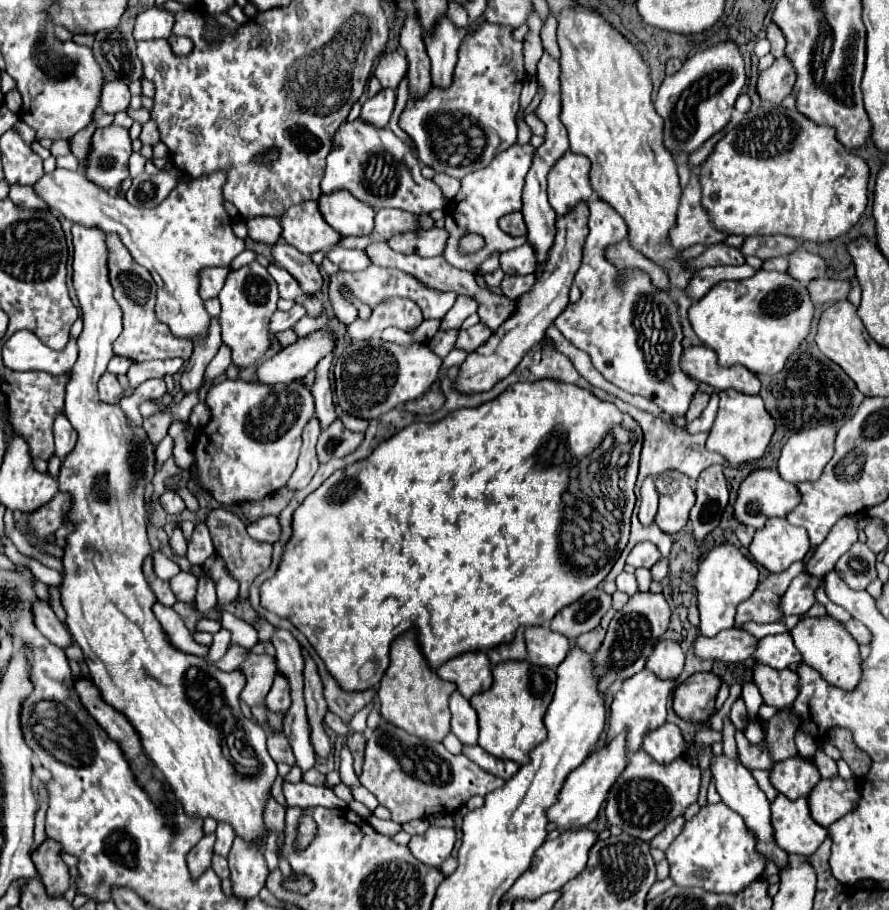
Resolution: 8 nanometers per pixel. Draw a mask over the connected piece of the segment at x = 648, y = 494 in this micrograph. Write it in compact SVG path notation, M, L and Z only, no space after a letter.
M654 477L644 479L644 483L640 487L640 497L642 497L640 521L644 525L650 525L654 521L656 509L658 509L658 493L656 493L656 487L654 487Z

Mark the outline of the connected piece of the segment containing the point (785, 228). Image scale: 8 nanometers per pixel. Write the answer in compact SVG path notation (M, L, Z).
M748 89L748 95L752 97L752 107L738 125L726 131L700 167L702 207L710 215L712 225L726 235L752 237L780 233L814 243L826 243L848 233L868 203L870 169L866 161L842 147L832 127L810 123L796 109L770 107L770 103L758 99L754 89Z

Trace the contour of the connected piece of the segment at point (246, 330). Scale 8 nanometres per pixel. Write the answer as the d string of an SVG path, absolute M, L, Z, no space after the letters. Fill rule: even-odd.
M256 261L248 263L246 267L228 273L218 299L222 303L222 313L220 313L222 341L232 349L232 363L238 367L252 365L256 359L260 359L266 353L270 345L268 319L276 311L276 301L278 301L278 289L274 279L270 279L266 267L258 265Z

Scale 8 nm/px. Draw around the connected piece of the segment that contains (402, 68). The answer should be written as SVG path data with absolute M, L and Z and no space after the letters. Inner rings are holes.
M390 51L390 53L384 53L380 57L380 61L374 69L374 75L382 83L382 87L394 87L396 89L404 77L406 69L408 69L406 55L402 51Z

